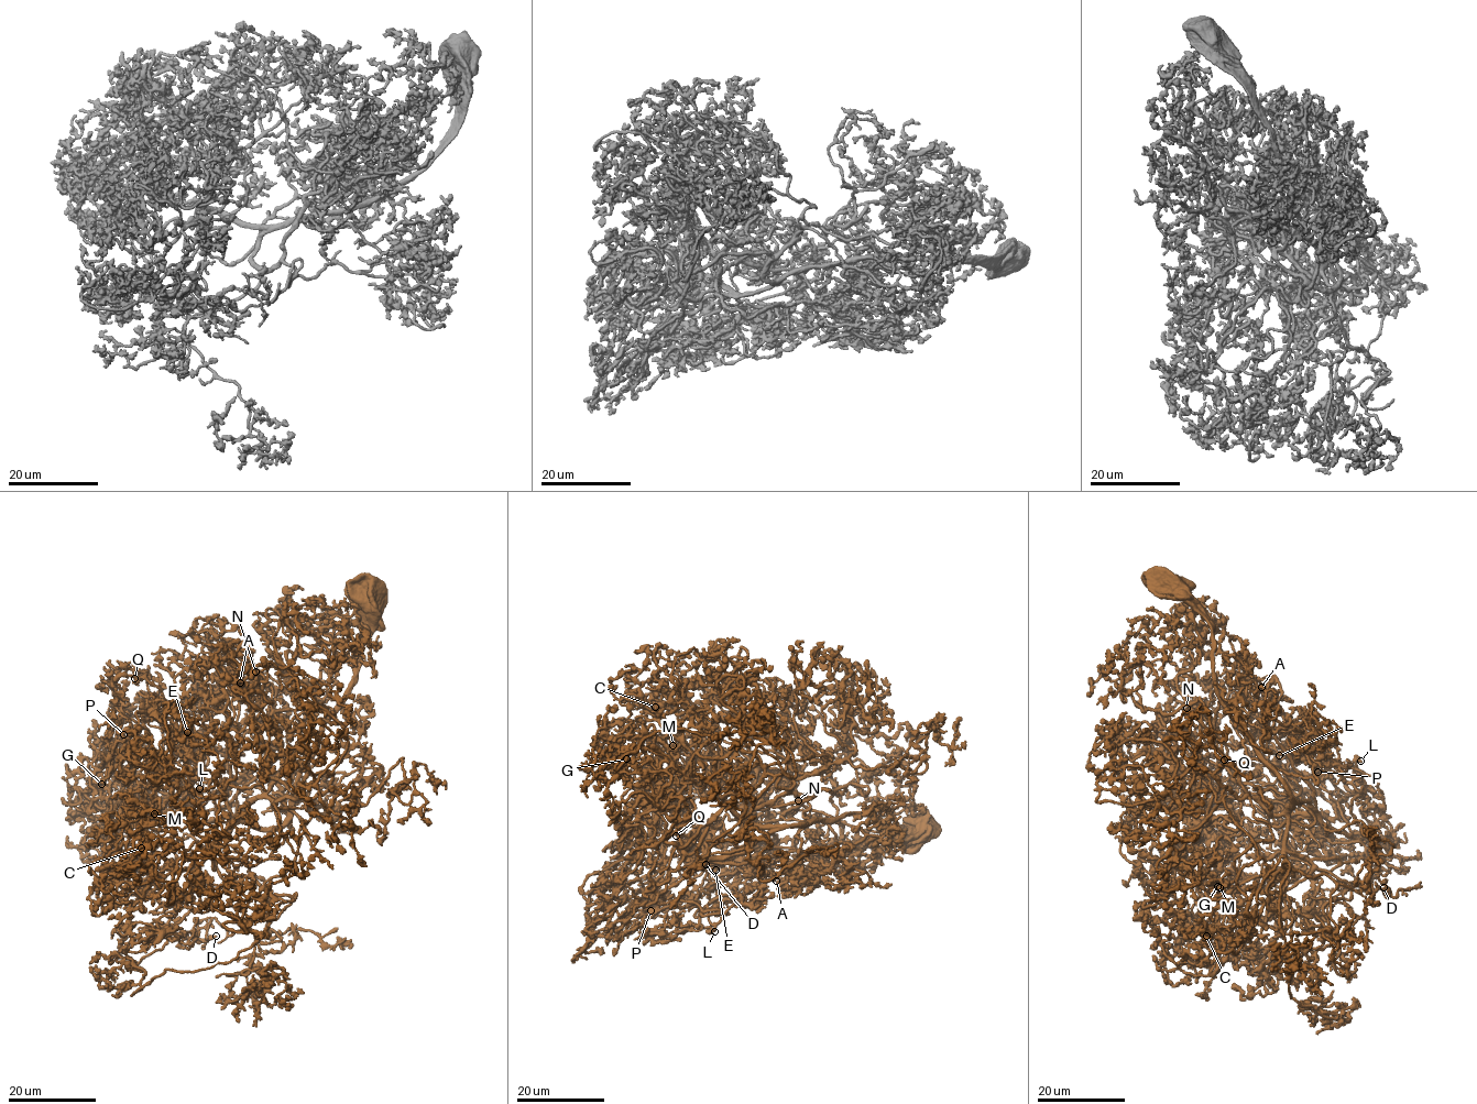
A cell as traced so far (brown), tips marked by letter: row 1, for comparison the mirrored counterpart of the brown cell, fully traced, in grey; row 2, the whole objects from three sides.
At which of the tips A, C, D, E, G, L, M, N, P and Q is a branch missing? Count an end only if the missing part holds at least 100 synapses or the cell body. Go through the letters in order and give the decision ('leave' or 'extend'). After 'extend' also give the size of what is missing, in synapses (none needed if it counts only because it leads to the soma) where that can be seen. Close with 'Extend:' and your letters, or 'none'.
A: leave
C: leave
D: leave
E: leave
G: extend; about 140 synapses
L: leave
M: leave
N: leave
P: leave
Q: leave
Extend: G

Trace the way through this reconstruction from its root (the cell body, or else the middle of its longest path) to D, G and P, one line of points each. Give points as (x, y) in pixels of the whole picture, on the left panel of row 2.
D: (368, 601), (286, 818), (216, 845), (225, 880), (275, 898), (197, 930), (216, 936)
G: (368, 601), (353, 685), (282, 824), (192, 830), (185, 790), (153, 763), (143, 727), (117, 741), (101, 784)
P: (368, 601), (353, 685), (282, 824), (210, 819), (152, 842), (145, 786), (108, 768), (123, 734)

